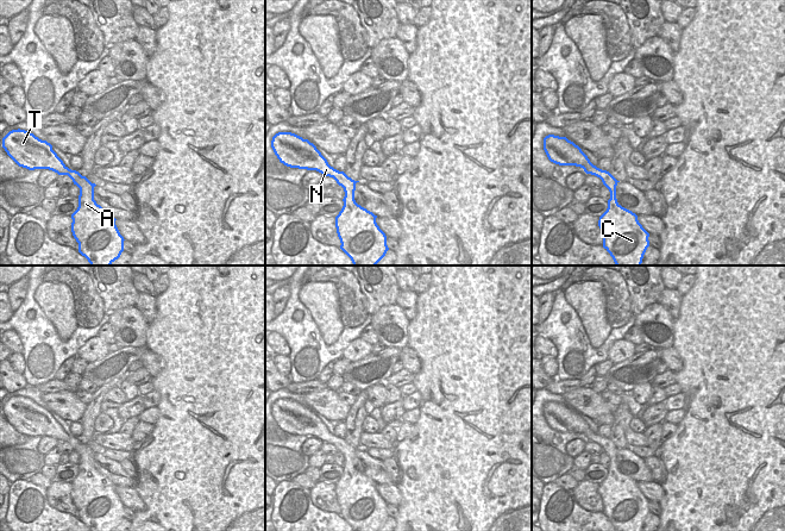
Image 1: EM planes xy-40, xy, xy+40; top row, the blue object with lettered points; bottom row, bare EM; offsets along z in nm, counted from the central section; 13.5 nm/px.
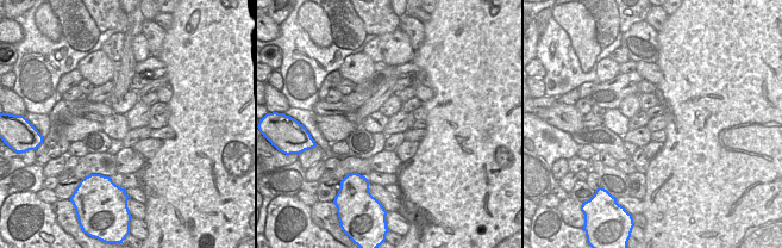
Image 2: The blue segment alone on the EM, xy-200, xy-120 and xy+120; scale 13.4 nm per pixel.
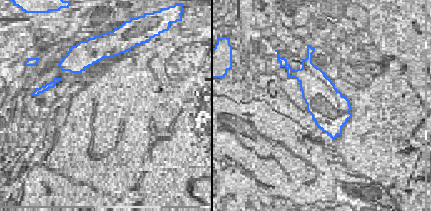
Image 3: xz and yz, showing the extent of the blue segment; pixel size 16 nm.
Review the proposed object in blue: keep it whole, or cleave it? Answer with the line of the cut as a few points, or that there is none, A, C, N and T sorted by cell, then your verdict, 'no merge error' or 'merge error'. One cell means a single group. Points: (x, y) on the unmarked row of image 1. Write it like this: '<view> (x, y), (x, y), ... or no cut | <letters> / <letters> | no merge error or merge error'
no cut | A C N T | no merge error

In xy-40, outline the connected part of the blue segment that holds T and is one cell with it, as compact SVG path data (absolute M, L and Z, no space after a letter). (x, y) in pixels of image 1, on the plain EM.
M12 396L2 405L2 414L7 421L19 432L29 437L49 436L58 442L68 442L74 451L80 455L78 474L71 481L71 499L78 510L78 519L84 523L90 531L112 531L124 518L124 504L120 501L115 485L96 470L94 467L94 454L86 443L78 438L69 436L52 417L52 412L42 407L33 400L25 396Z

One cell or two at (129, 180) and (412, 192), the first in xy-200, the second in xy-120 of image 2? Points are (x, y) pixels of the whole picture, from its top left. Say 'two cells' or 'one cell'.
two cells

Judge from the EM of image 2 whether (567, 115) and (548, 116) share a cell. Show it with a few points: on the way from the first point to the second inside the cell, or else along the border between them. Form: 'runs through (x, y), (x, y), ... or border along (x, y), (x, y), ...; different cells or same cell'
runs through (562, 113), (552, 116); same cell

